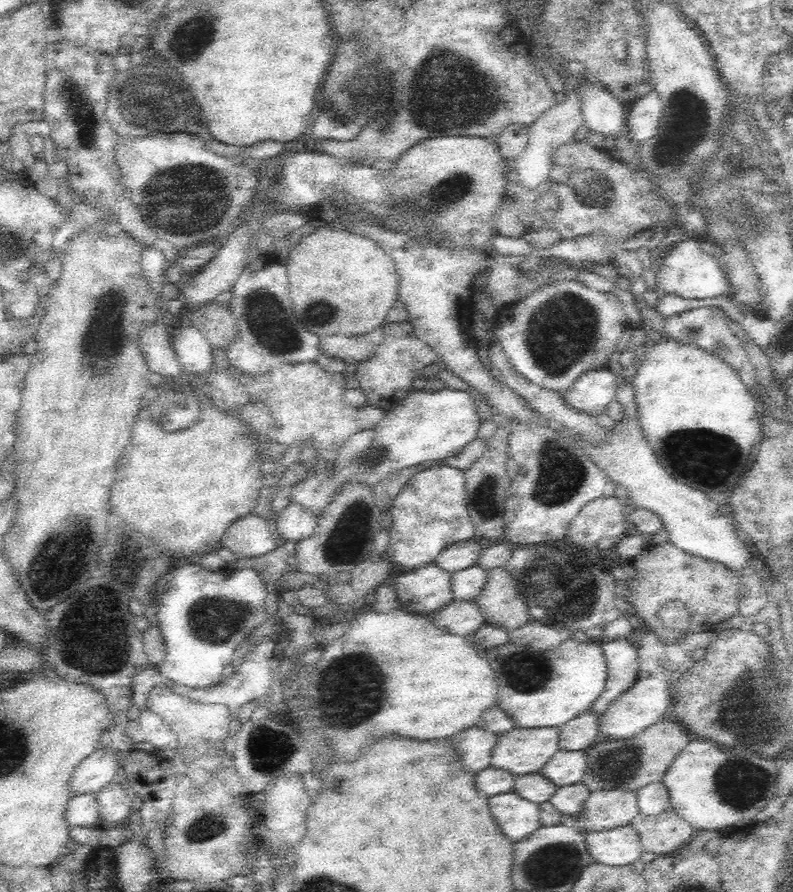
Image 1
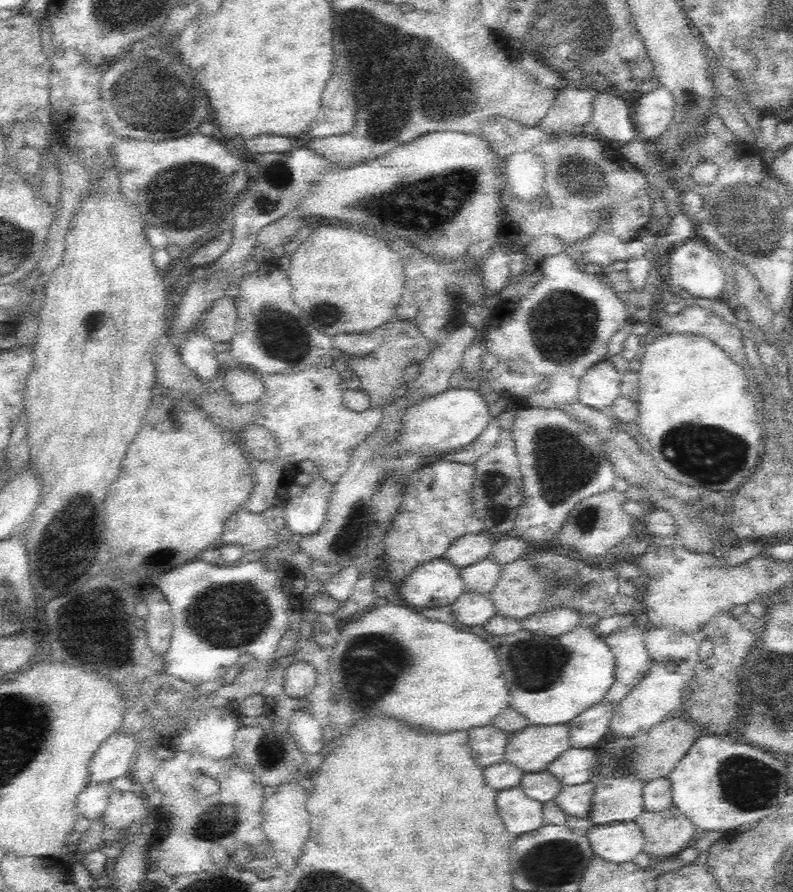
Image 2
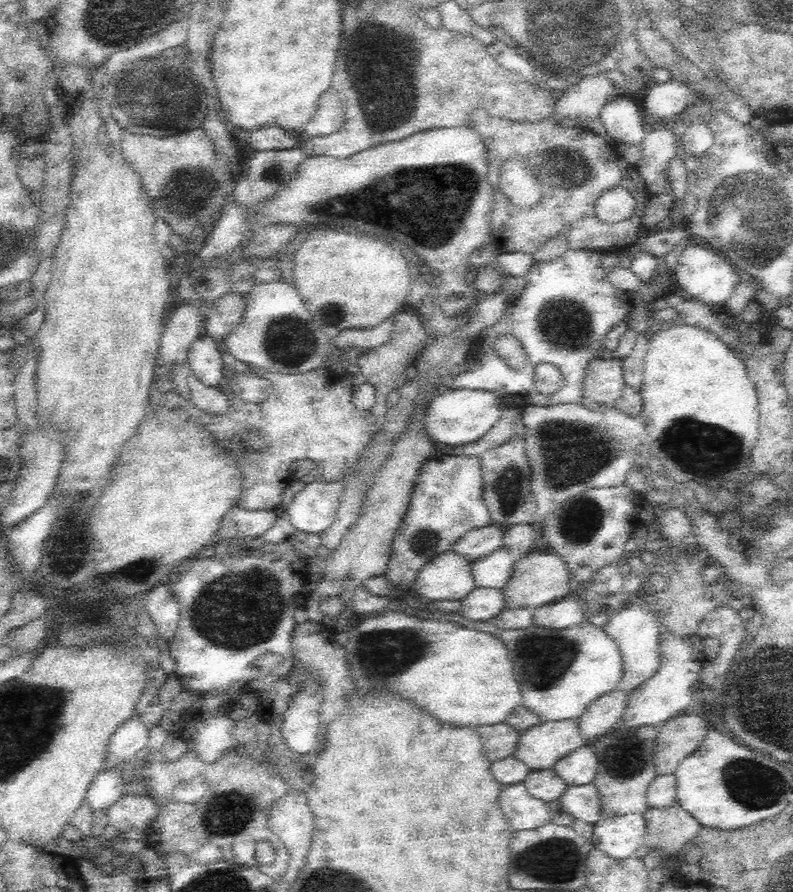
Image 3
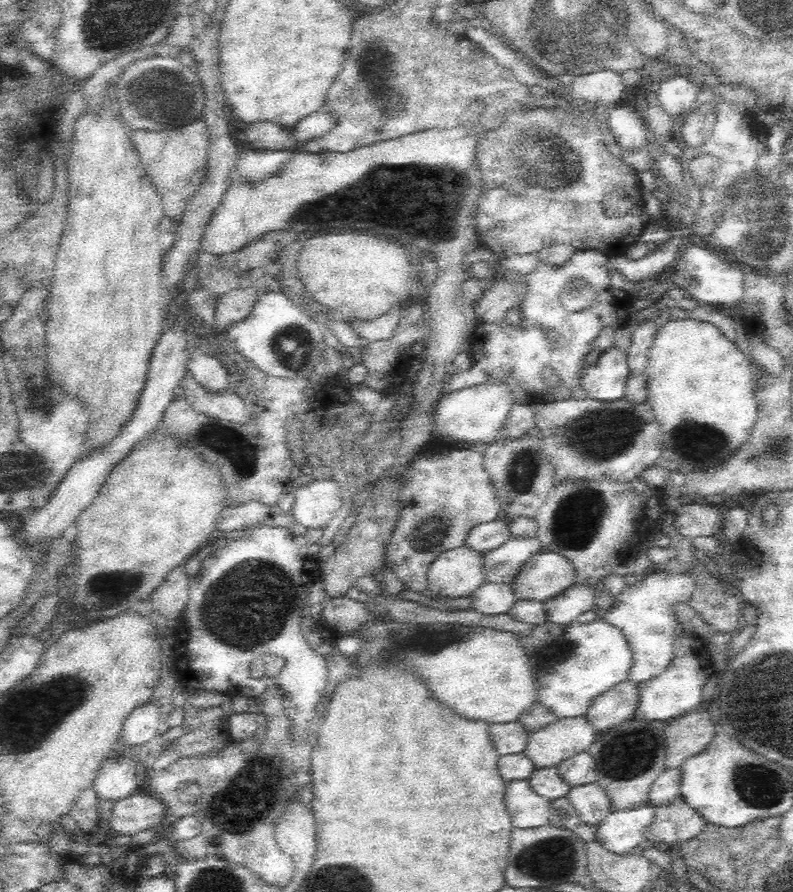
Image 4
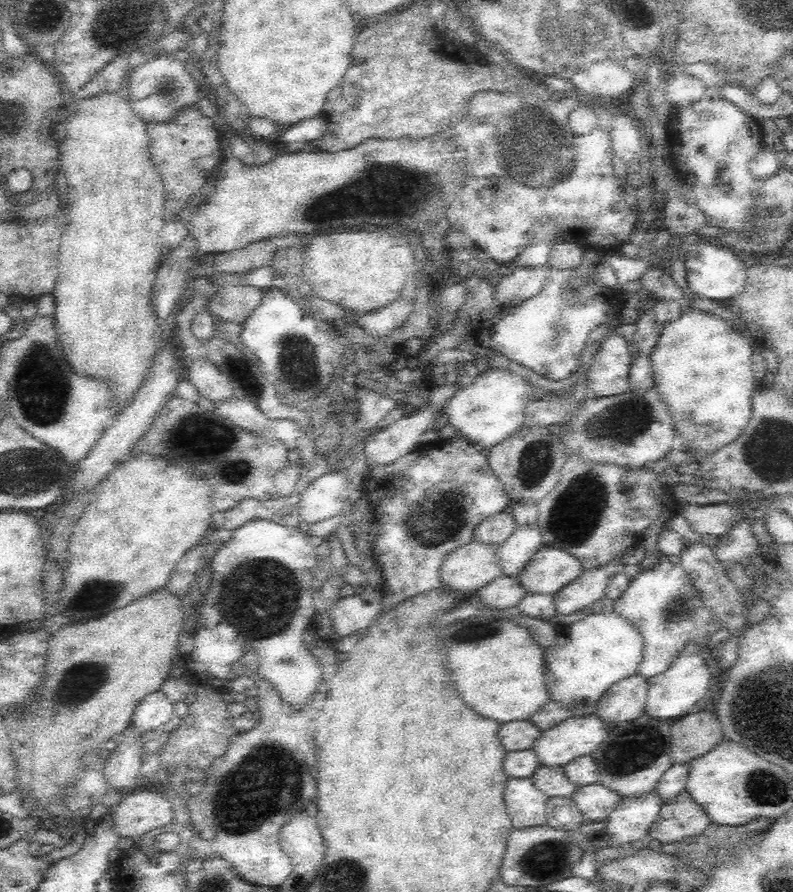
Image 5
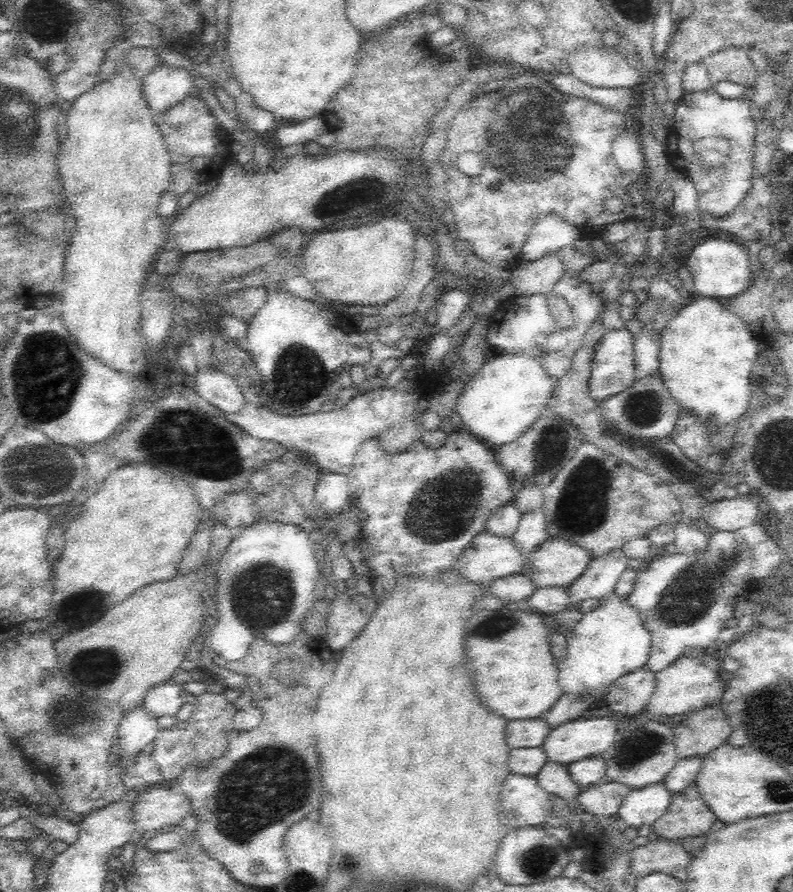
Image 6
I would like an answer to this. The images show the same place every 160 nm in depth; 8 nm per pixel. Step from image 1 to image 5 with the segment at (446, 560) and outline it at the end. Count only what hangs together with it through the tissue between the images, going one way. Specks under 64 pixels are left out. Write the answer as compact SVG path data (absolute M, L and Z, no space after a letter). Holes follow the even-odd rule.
M510 511L500 512L493 517L486 518L473 533L473 540L488 546L500 545L505 542L516 530L516 522Z

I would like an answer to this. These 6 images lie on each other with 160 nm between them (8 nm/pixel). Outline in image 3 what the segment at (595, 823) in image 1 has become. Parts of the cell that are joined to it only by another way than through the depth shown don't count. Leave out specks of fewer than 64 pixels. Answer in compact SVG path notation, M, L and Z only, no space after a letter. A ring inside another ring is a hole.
M618 721L602 738L592 744L594 754L598 756L599 766L593 780L598 789L602 819L621 817L627 814L644 814L648 809L646 792L648 785L658 776L654 768L654 742L658 736L657 728L626 728Z

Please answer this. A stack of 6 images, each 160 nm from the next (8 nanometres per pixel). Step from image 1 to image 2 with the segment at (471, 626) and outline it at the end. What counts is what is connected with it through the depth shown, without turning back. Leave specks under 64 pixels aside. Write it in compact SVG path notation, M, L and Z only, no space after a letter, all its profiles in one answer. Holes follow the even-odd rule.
M464 591L456 602L451 604L453 618L460 620L462 624L485 625L494 615L494 603L490 597L482 593Z

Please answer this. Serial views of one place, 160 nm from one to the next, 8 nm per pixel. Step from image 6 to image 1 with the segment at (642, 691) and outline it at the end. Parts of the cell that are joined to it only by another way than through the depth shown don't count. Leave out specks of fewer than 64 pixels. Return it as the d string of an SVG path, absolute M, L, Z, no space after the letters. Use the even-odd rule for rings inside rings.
M588 710L558 727L558 745L567 751L585 751L599 735L598 715Z

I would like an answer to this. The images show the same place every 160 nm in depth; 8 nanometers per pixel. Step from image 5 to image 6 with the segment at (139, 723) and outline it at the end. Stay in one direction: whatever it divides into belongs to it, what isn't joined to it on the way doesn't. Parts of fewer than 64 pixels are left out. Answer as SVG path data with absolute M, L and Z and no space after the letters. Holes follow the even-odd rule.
M179 676L177 679L150 689L143 698L141 706L157 719L160 716L175 716L186 703L186 694L187 692L182 689L181 676Z

